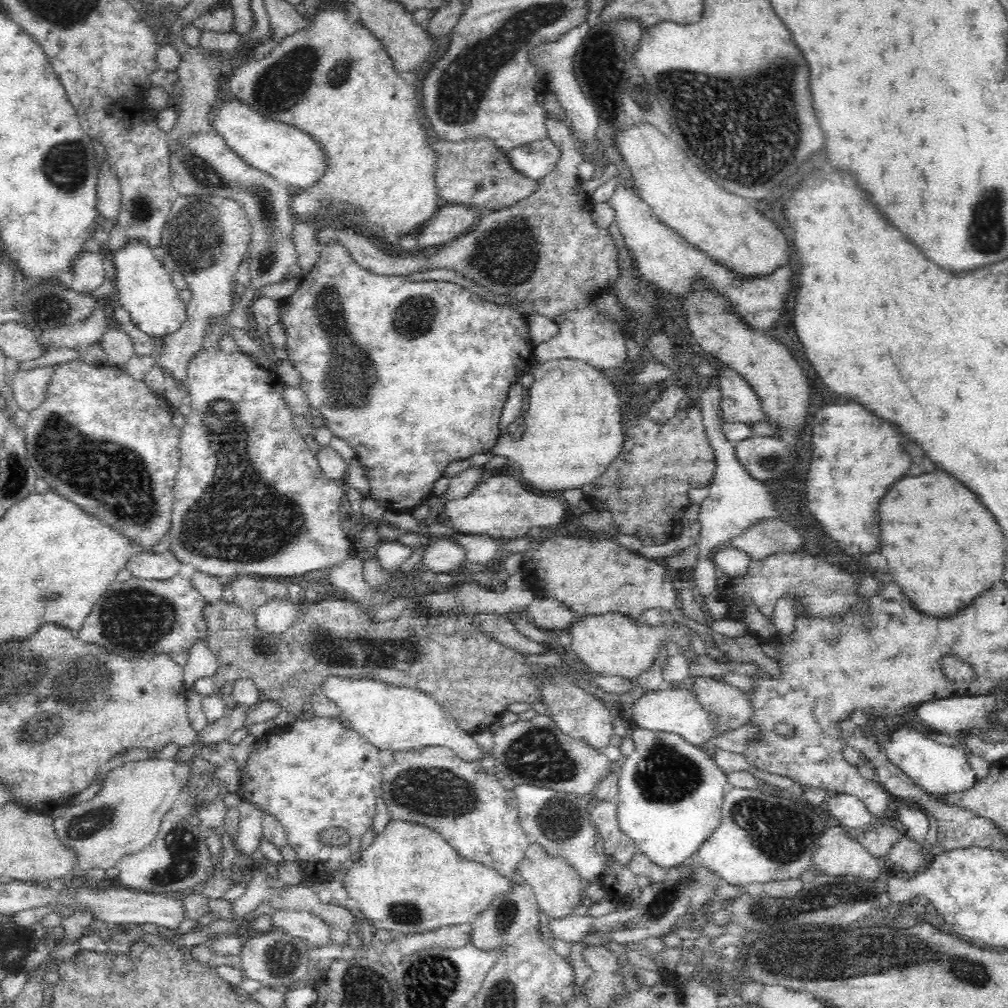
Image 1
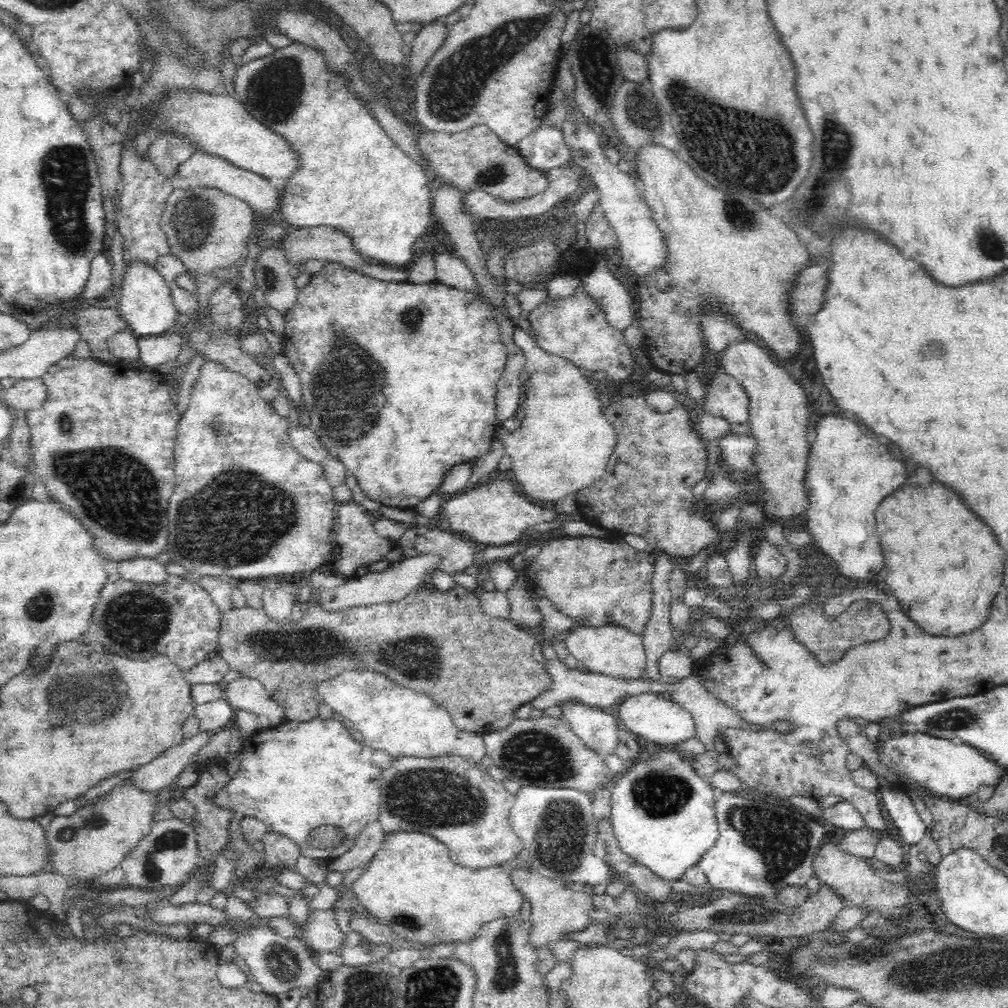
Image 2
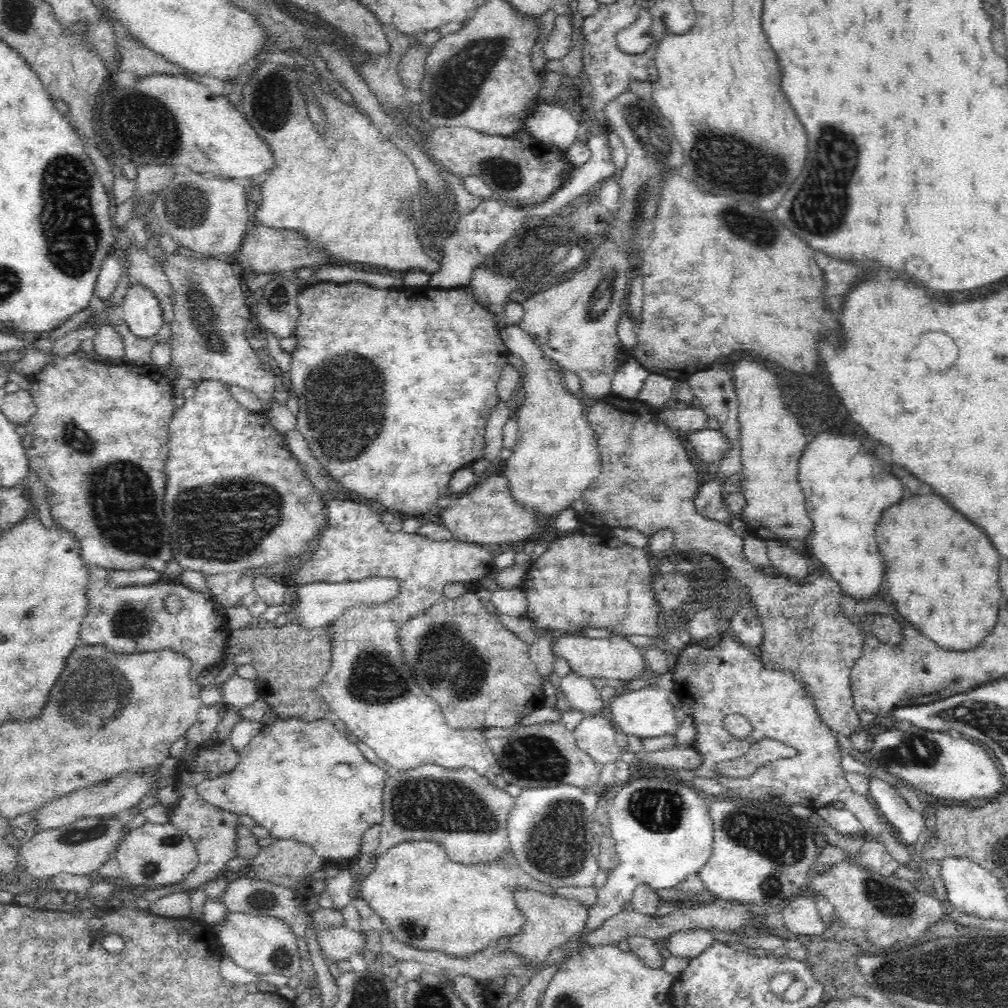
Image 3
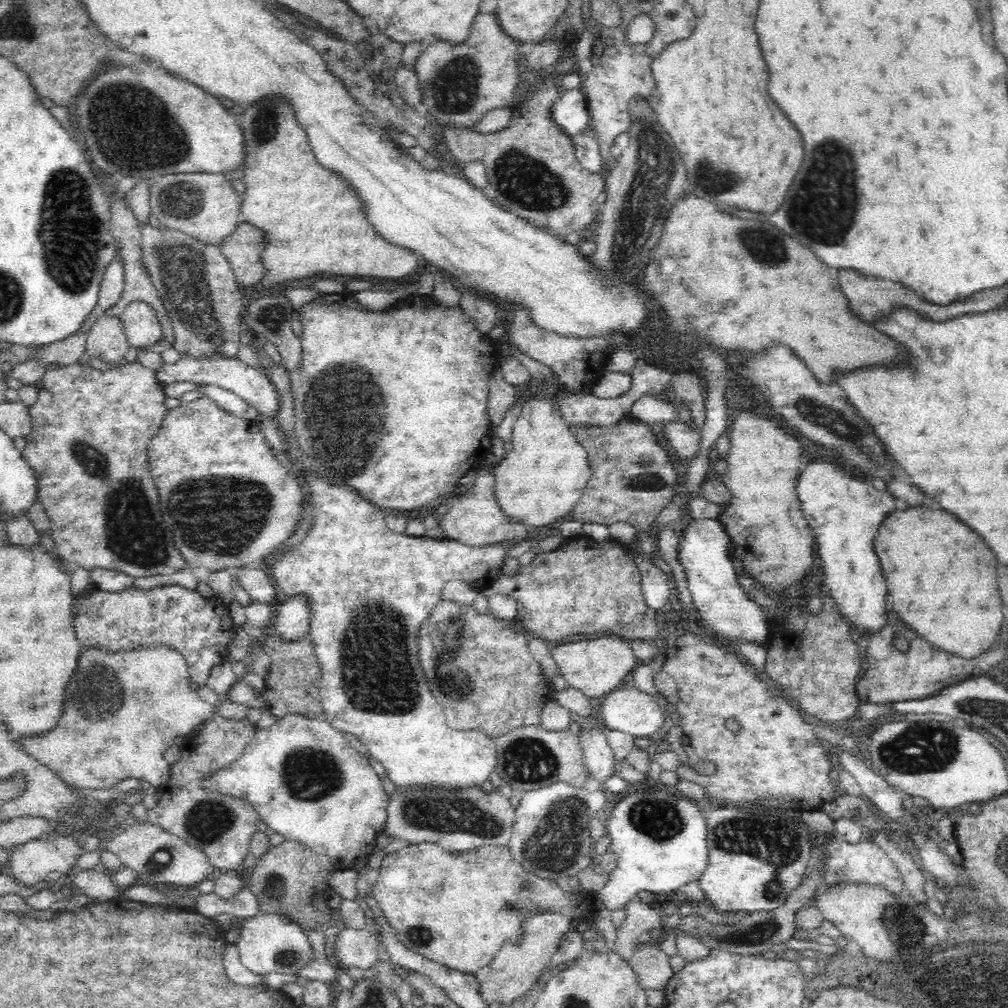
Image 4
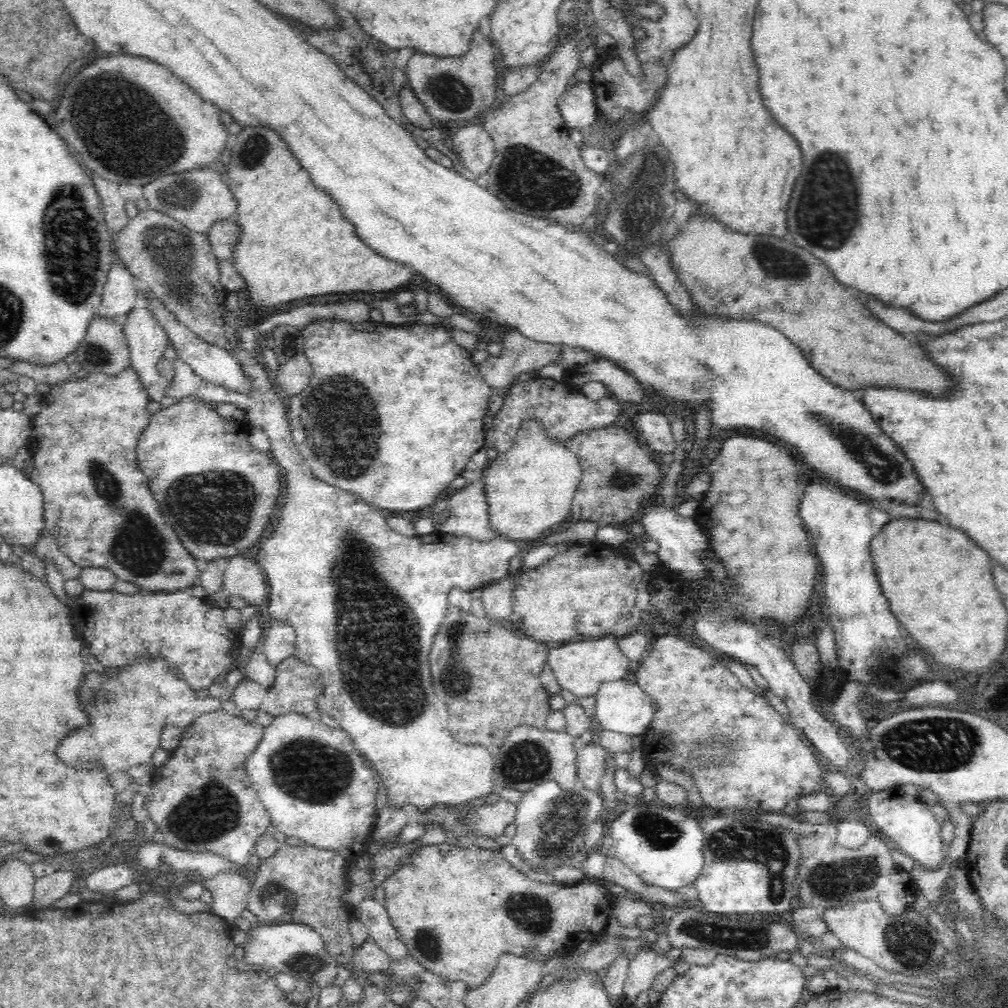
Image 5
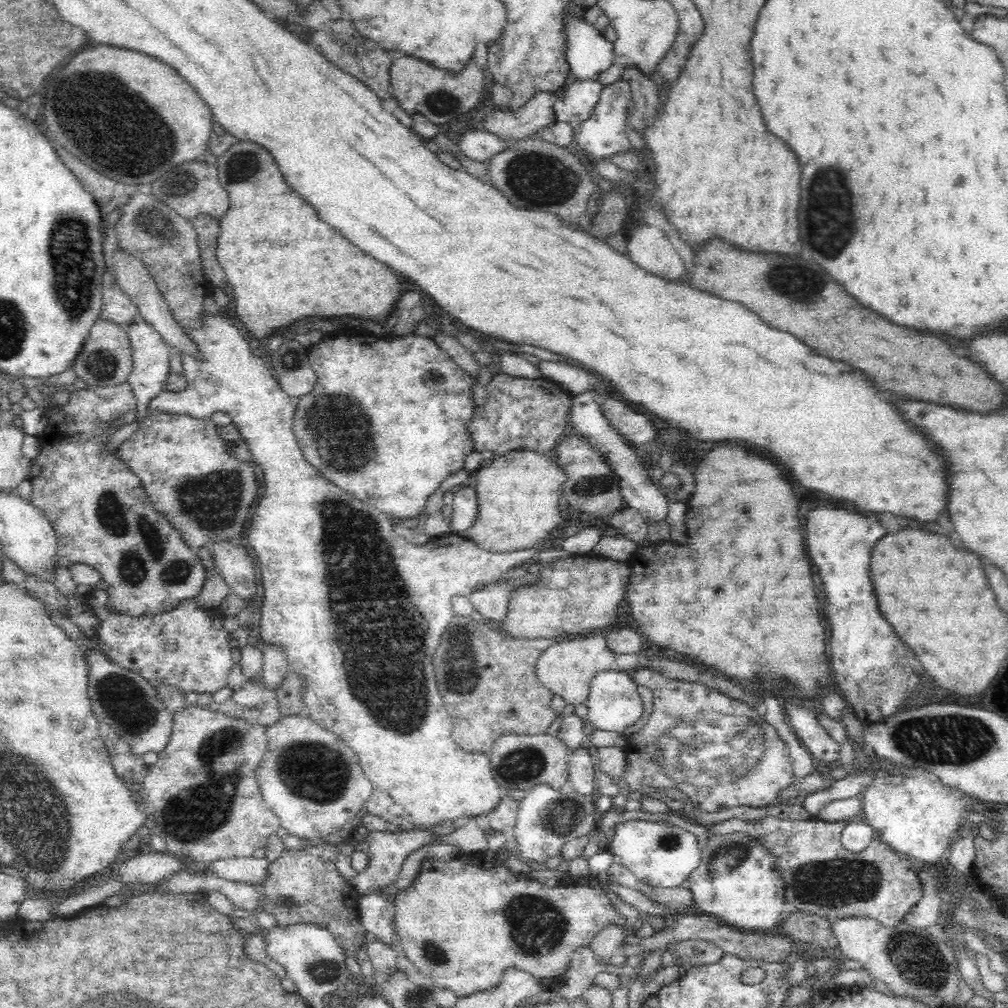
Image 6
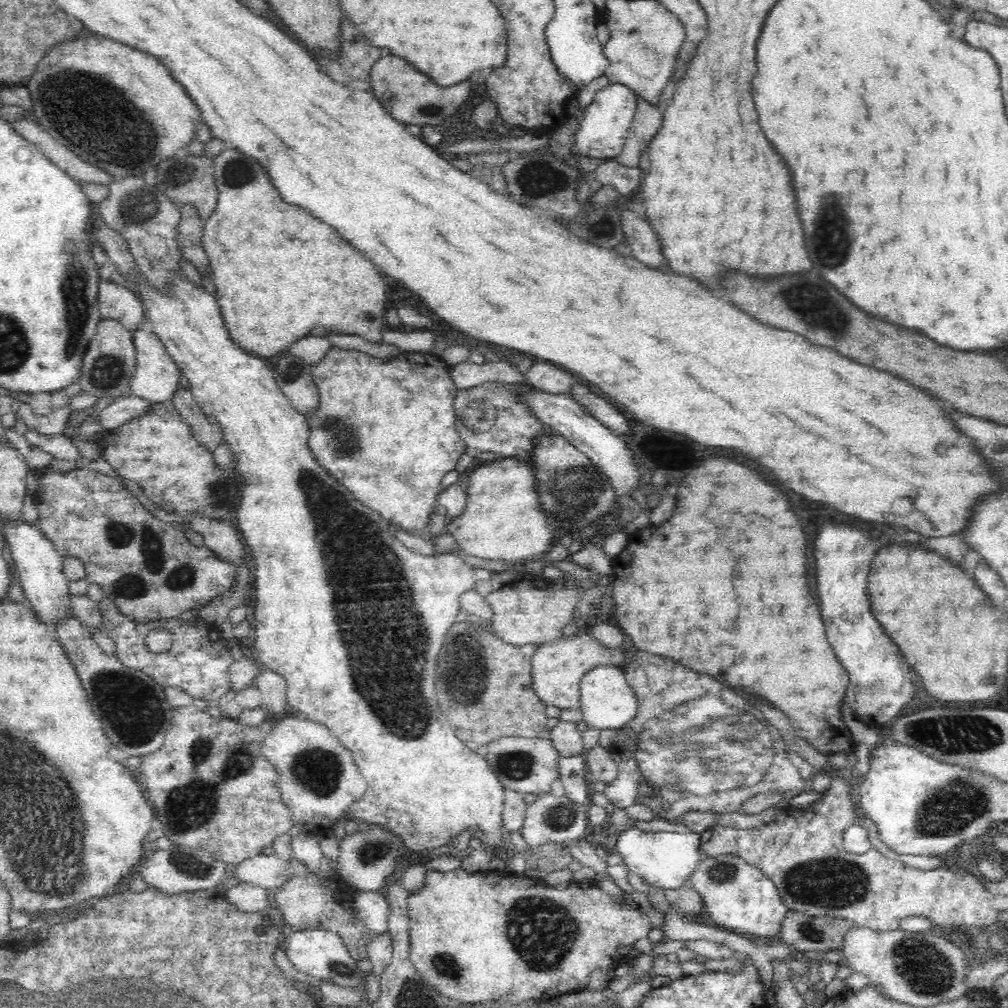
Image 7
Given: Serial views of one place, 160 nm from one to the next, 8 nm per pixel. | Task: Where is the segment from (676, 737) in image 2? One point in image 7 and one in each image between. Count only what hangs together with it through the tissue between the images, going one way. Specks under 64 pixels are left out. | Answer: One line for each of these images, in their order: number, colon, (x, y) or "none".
3: (647, 712)
4: (627, 709)
5: (621, 706)
6: (614, 704)
7: (607, 701)

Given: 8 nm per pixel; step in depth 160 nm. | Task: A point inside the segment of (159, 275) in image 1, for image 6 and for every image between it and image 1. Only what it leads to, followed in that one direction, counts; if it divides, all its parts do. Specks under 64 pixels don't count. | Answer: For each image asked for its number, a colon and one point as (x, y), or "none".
2: (145, 302)
3: (143, 314)
4: (141, 325)
5: (147, 340)
6: (148, 378)

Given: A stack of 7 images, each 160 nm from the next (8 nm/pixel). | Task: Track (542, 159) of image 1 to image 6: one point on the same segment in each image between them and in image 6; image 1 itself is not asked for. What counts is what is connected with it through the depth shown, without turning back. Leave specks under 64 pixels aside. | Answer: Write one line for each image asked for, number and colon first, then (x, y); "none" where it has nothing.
2: (545, 149)
3: (548, 123)
4: (570, 113)
5: (578, 107)
6: (581, 96)

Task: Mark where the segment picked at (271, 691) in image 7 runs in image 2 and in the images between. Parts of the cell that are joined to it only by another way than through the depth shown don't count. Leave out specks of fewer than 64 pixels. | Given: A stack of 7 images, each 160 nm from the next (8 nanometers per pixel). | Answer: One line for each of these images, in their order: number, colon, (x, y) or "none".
2: (375, 586)
3: (319, 604)
4: (291, 619)
5: (279, 642)
6: (275, 667)

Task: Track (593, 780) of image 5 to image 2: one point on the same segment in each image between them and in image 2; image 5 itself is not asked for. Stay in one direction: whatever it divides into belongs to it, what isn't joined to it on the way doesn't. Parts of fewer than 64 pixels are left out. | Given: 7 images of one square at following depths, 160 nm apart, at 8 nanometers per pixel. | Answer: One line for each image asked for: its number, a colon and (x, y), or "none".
2: (598, 729)
3: (595, 734)
4: (598, 755)

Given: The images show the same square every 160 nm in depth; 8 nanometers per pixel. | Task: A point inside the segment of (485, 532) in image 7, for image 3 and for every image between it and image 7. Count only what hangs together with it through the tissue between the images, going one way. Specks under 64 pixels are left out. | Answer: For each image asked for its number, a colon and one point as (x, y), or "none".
3: (556, 457)
4: (541, 479)
5: (529, 488)
6: (518, 493)

